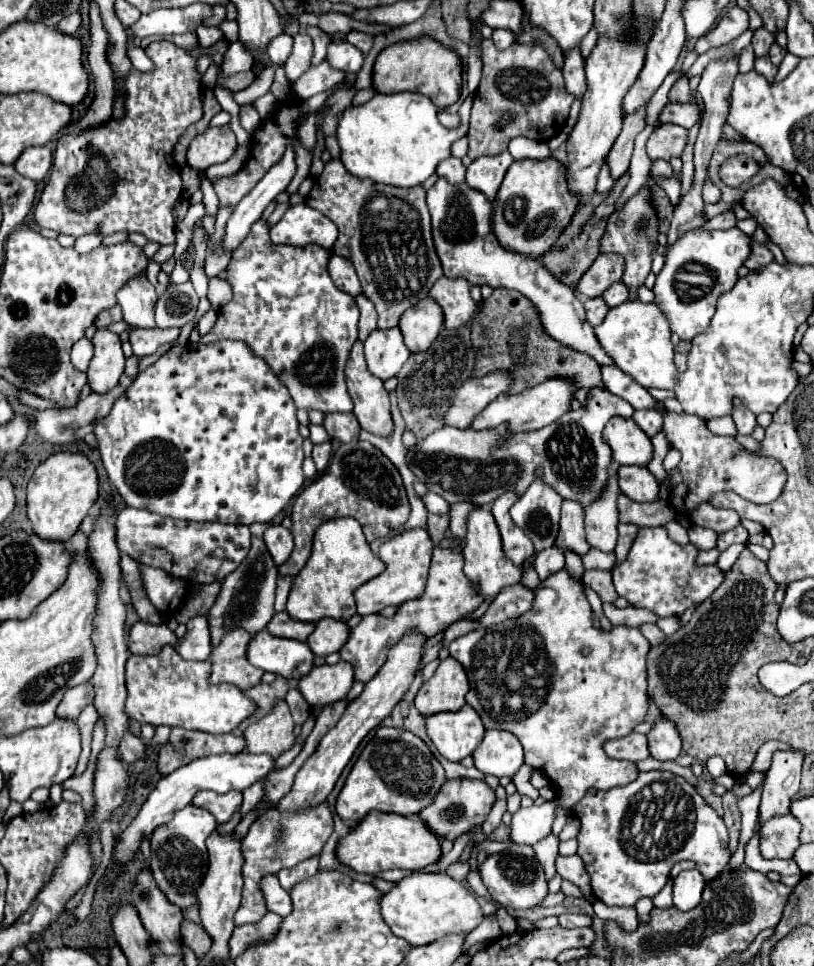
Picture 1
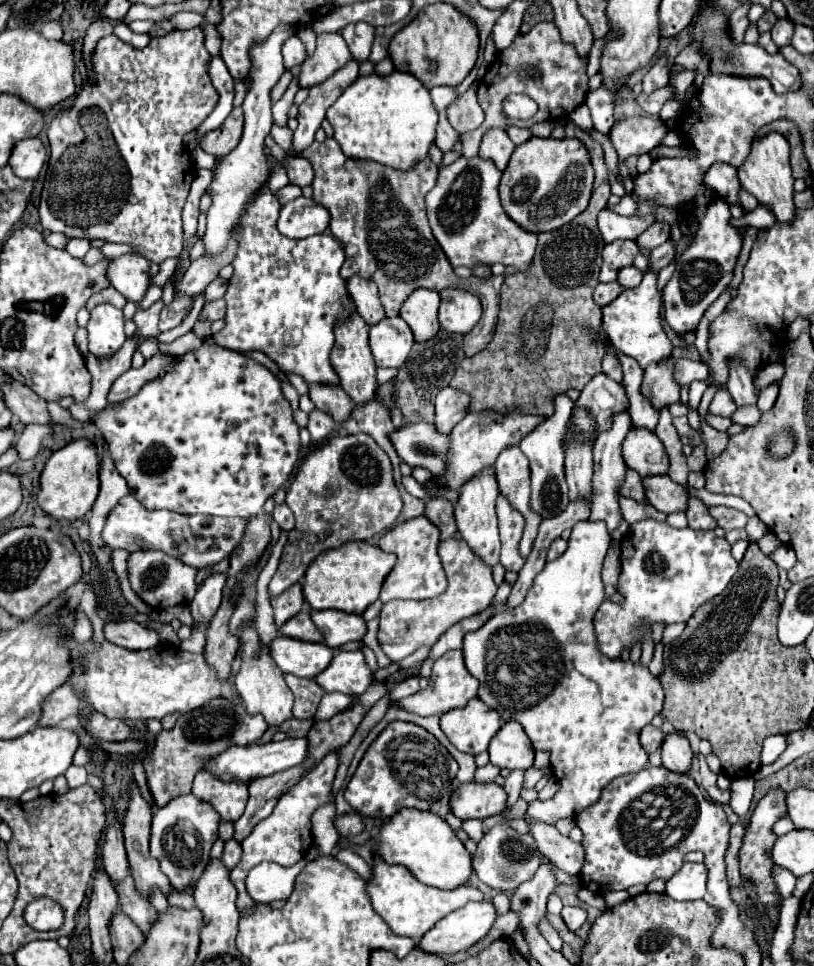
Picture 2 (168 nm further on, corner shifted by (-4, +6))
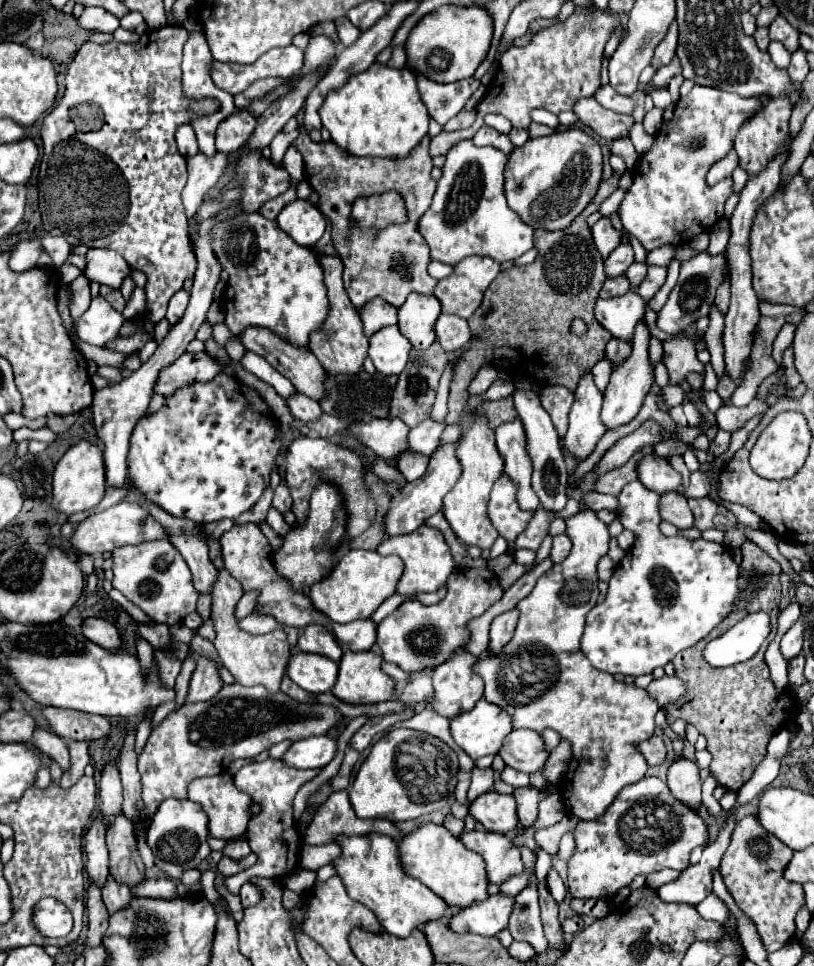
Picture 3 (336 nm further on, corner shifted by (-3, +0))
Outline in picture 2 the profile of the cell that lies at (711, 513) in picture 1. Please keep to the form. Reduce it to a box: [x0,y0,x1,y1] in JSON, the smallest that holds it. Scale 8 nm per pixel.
[686,496,716,530]

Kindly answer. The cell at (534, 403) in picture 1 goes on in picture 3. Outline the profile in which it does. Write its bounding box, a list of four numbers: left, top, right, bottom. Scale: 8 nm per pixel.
[383,444,461,536]

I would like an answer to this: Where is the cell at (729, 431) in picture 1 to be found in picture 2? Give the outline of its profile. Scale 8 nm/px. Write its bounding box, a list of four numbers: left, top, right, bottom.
[708,390,736,418]

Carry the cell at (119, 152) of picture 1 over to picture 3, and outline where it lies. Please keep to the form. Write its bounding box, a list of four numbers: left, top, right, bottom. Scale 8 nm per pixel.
[39,26,219,324]

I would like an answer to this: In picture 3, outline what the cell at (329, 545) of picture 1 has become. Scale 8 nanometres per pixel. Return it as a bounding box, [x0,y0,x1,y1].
[309,550,403,622]

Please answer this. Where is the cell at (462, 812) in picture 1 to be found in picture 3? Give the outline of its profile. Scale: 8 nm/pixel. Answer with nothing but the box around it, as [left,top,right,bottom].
[469,792,519,834]

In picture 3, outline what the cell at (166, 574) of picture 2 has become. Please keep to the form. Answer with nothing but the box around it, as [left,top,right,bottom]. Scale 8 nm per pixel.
[113,540,197,626]

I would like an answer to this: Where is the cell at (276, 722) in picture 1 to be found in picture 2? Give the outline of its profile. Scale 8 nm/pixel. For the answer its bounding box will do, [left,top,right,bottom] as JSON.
[230,598,294,728]

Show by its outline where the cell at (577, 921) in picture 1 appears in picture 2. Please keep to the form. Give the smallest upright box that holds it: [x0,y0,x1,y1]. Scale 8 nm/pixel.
[562,906,586,932]

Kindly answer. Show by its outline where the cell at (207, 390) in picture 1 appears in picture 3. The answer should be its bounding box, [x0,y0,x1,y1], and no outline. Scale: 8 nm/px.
[127,372,283,524]

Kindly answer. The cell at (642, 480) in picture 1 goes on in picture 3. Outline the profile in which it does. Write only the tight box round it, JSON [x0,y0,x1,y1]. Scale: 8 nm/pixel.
[659,492,693,530]

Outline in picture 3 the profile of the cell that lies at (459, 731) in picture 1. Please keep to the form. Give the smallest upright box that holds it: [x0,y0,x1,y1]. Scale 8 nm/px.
[451,700,513,758]

